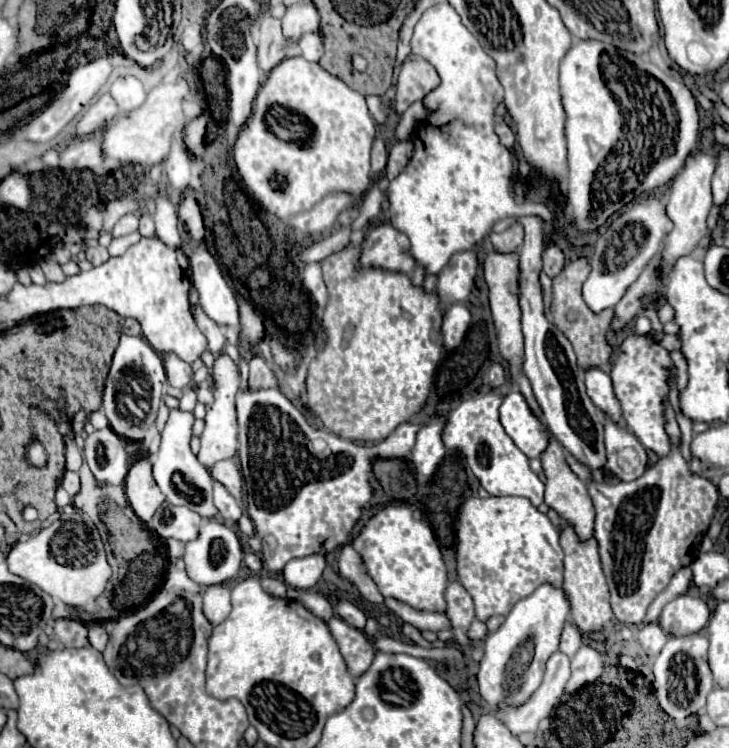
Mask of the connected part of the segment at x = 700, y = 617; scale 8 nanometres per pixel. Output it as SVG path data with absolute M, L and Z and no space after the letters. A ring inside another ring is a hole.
M683 594L663 608L659 626L671 636L687 636L707 628L709 618L711 610L703 598Z

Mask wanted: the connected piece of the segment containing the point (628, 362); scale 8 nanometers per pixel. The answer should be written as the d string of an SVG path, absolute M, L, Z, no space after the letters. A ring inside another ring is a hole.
M631 334L621 344L621 352L615 358L613 368L611 368L615 396L621 404L621 416L627 428L639 438L639 442L647 450L653 450L657 456L665 456L669 452L669 436L663 428L663 408L661 408L661 402L665 394L669 392L667 388L669 366L671 366L669 352L663 346L653 342L651 336Z

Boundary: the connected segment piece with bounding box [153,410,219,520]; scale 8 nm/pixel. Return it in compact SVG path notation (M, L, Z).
M173 410L169 414L169 420L167 420L167 424L163 428L163 436L161 436L161 448L153 456L153 478L155 478L157 486L159 486L159 490L167 496L167 500L171 504L187 506L193 512L197 512L201 518L215 520L215 518L219 518L219 510L215 508L213 496L211 496L213 478L211 478L209 470L199 464L197 456L189 448L193 420L195 418L193 418L191 412Z

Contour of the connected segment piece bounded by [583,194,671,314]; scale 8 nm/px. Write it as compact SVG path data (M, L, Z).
M651 194L645 204L627 204L619 218L615 218L609 230L595 242L591 256L591 272L583 282L583 300L591 312L599 314L613 308L627 288L639 278L649 260L659 252L663 236L671 230L671 220L665 214L661 198Z

